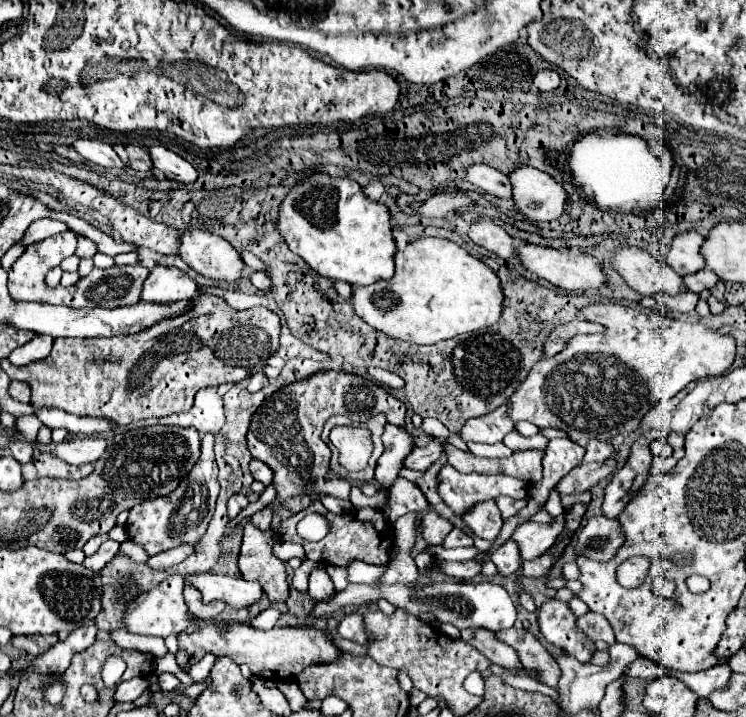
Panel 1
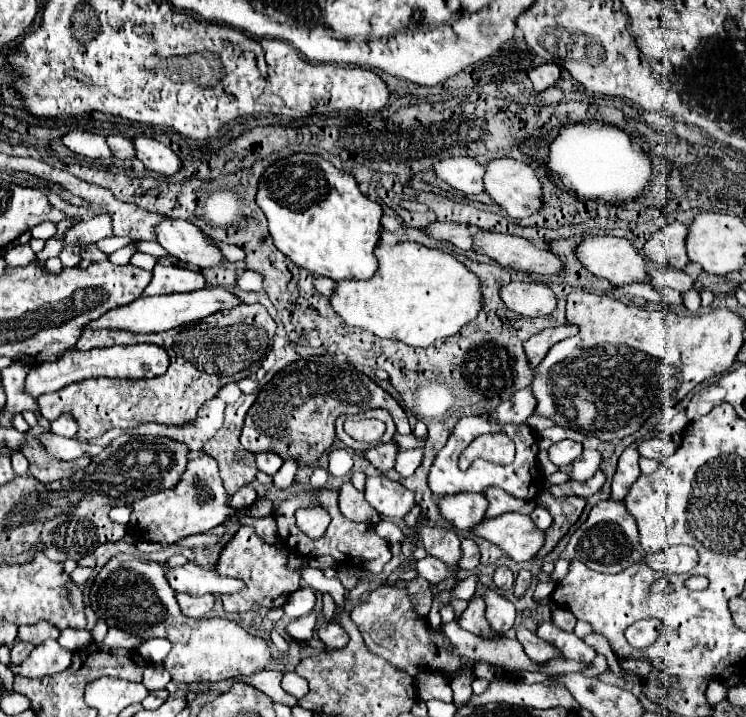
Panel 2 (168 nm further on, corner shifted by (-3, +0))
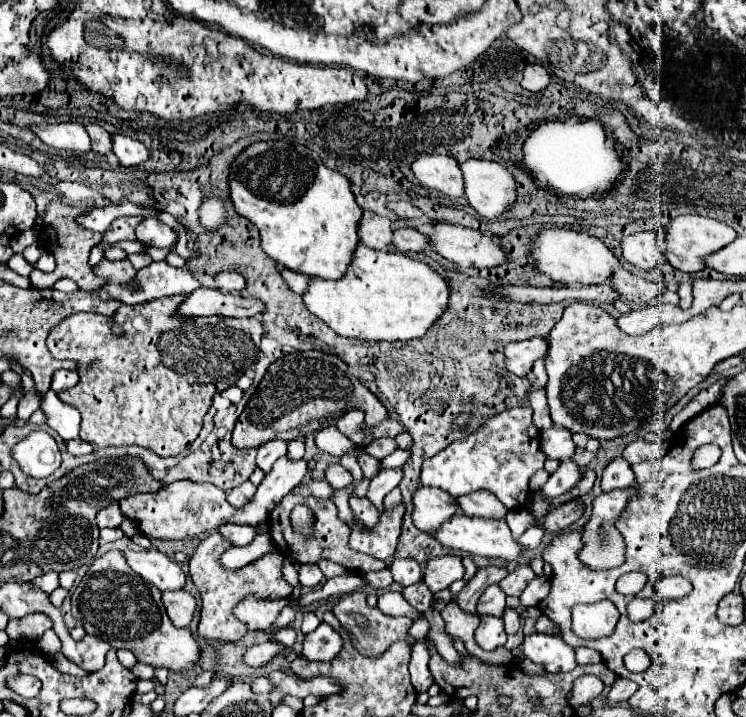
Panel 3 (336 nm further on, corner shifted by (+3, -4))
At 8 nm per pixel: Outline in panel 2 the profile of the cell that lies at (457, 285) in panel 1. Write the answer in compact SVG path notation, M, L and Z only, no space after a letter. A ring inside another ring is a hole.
M419 242L377 246L379 270L369 280L339 282L331 304L349 324L379 338L393 338L409 346L431 346L439 338L457 334L483 308L479 278L453 254L427 248Z

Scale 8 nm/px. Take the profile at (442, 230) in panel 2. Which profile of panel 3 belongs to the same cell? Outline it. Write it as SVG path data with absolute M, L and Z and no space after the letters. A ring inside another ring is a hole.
M399 228L393 232L393 240L391 244L399 250L399 252L419 252L423 248L427 248L429 238L425 238L419 230L415 228Z

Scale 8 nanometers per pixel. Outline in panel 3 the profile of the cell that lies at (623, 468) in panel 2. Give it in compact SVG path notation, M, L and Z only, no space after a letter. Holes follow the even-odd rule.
M615 458L601 476L601 488L605 492L611 492L615 488L629 488L635 482L635 474L629 466L629 462L625 462L623 458Z

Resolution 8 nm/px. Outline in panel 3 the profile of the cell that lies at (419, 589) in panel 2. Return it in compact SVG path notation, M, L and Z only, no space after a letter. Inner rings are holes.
M425 618L415 620L415 622L413 622L413 626L407 630L407 634L409 634L409 636L413 636L415 640L423 640L423 638L427 636L427 632L429 632L429 622L427 622Z

